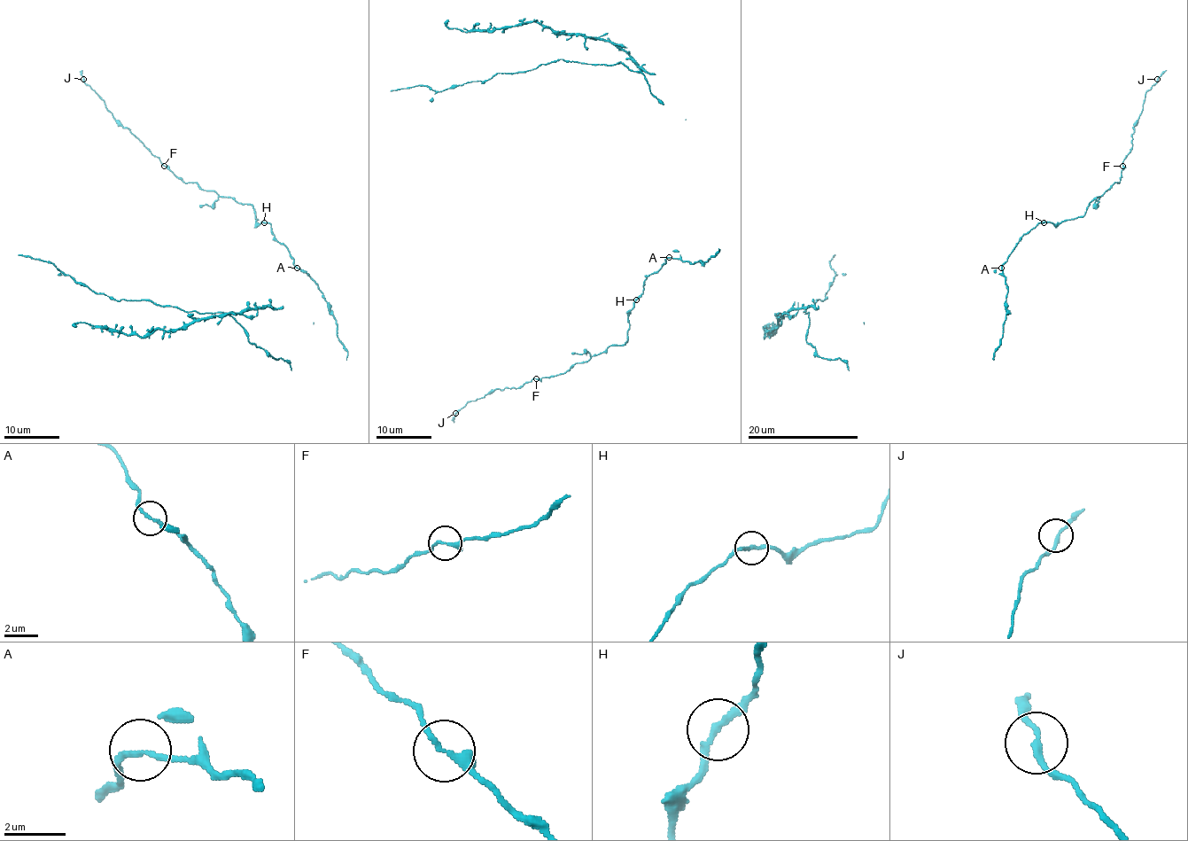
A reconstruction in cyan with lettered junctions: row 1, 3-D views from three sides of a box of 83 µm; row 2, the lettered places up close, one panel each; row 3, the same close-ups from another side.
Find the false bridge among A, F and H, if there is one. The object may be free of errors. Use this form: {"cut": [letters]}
{"cut": []}

